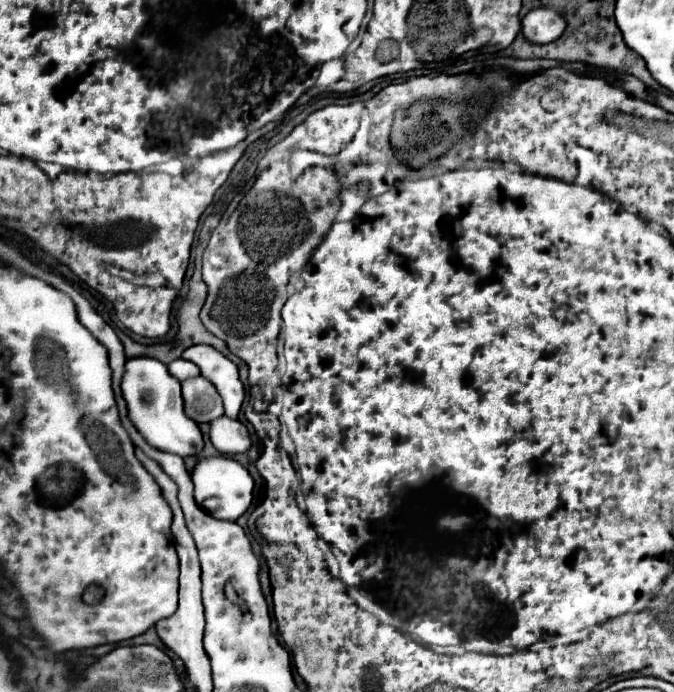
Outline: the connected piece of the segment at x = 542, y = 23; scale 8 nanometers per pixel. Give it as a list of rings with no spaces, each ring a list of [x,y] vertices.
[[[536,7],[522,19],[522,33],[532,43],[550,43],[564,33],[564,19],[552,7]]]

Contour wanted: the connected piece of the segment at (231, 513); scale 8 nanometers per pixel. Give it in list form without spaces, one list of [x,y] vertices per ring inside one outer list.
[[[220,455],[202,459],[202,461],[198,461],[198,465],[192,471],[192,481],[194,481],[196,503],[216,519],[238,521],[238,517],[242,517],[252,503],[254,481],[250,477],[250,473],[246,471],[246,467],[242,467],[236,459],[220,457]]]

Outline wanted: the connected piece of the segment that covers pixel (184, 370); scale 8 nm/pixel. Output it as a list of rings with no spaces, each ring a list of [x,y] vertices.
[[[176,359],[176,361],[172,361],[172,363],[168,365],[168,373],[182,383],[184,379],[192,379],[192,377],[200,375],[200,369],[198,369],[194,363],[190,363],[190,361]]]

